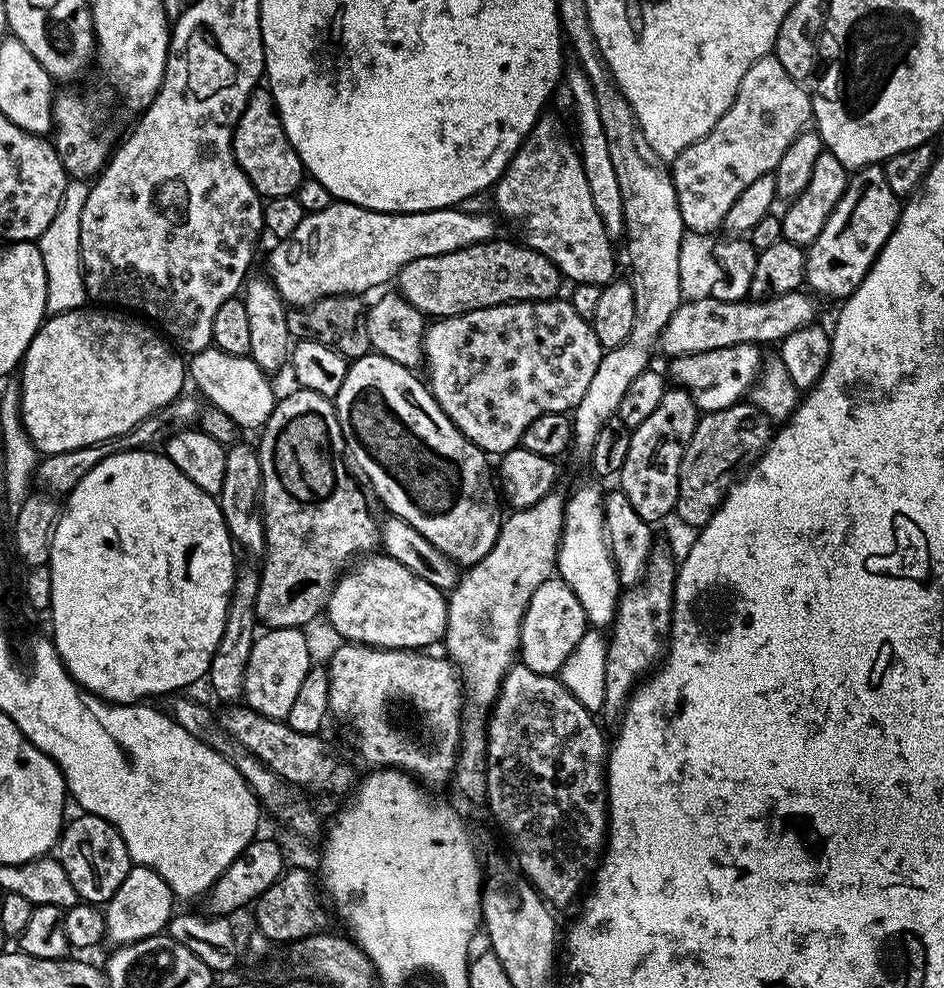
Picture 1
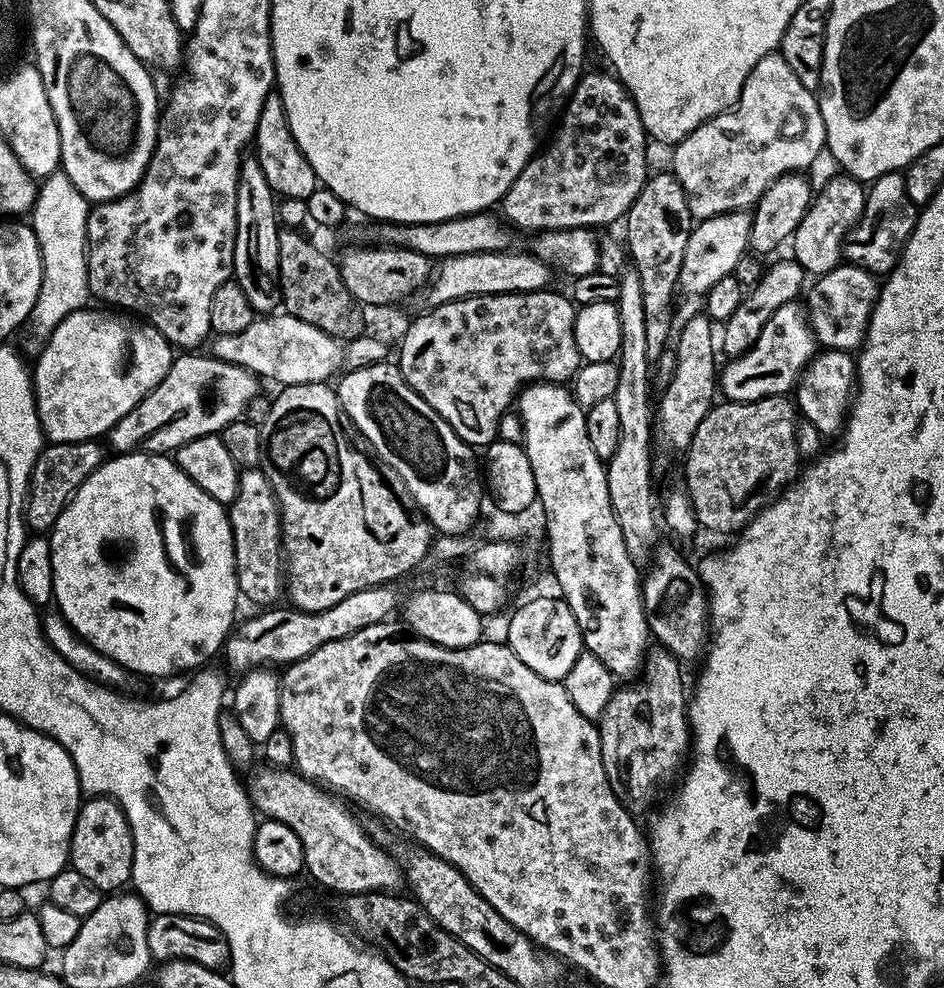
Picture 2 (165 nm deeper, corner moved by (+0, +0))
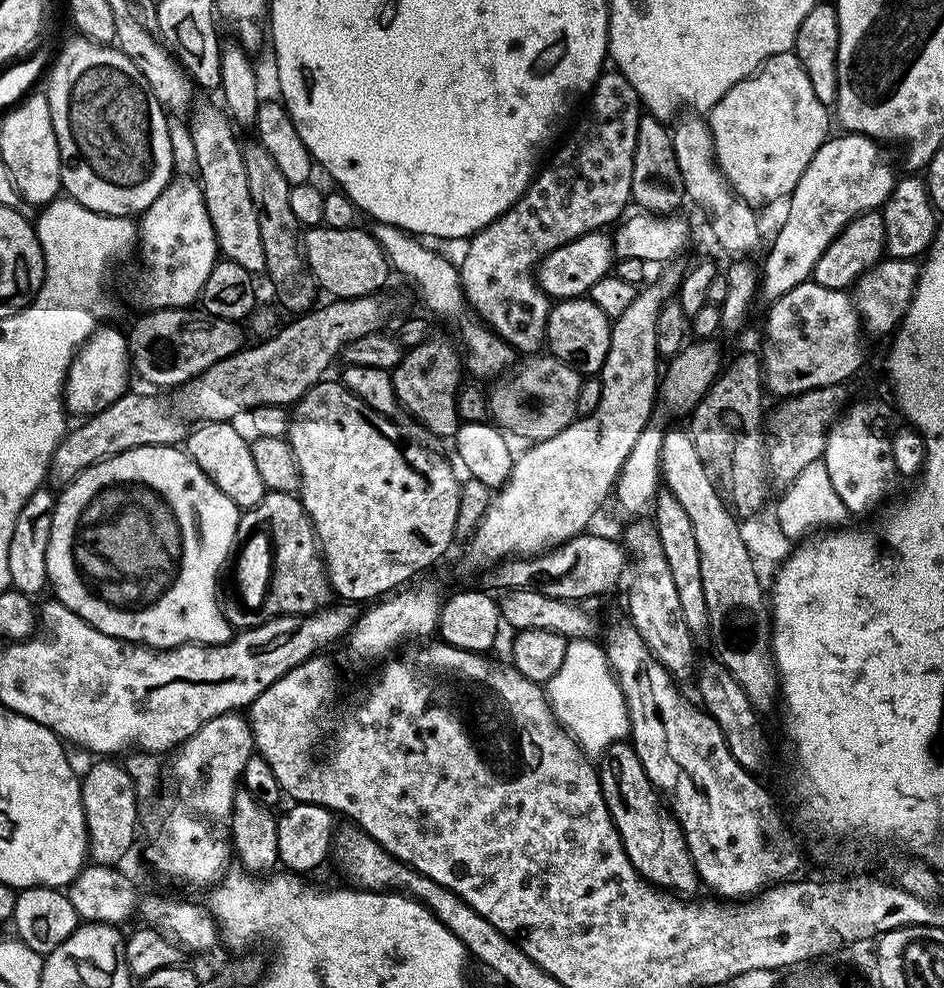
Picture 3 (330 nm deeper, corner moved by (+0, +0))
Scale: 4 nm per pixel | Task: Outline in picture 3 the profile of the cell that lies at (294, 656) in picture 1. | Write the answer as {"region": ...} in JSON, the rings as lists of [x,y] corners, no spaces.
{"region":[[[239,711],[227,712],[218,718],[210,718],[206,726],[199,728],[189,740],[179,745],[176,754],[172,760],[172,784],[176,787],[176,804],[166,805],[164,813],[157,818],[156,825],[149,830],[144,856],[154,871],[161,872],[180,884],[207,889],[217,883],[229,867],[230,844],[226,839],[226,825],[232,814],[238,781],[243,777],[247,760],[254,755],[252,731],[247,719]]]}

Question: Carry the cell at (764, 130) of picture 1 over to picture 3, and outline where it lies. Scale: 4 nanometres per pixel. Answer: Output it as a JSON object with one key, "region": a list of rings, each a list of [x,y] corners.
{"region":[[[791,51],[774,54],[766,63],[760,65],[751,76],[746,77],[742,82],[738,82],[730,90],[726,90],[726,94],[713,106],[711,112],[707,113],[706,121],[710,131],[712,131],[716,164],[724,179],[727,180],[729,187],[748,205],[763,206],[768,202],[773,202],[774,198],[792,195],[794,186],[798,186],[798,178],[802,178],[806,166],[810,166],[810,158],[814,158],[814,154],[818,154],[818,150],[824,145],[825,140],[829,139],[828,116],[830,120],[829,105],[818,102],[818,97],[814,95],[814,90],[810,86],[810,78],[806,78],[806,70],[802,70],[802,62],[798,62],[795,51]]]}

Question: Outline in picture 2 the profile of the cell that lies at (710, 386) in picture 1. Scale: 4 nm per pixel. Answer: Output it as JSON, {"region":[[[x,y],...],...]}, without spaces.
{"region":[[[793,302],[790,304],[783,304],[774,312],[772,317],[770,318],[770,322],[766,322],[766,326],[762,330],[762,334],[758,338],[758,342],[754,342],[754,346],[750,350],[746,350],[743,356],[738,356],[727,361],[728,365],[723,365],[722,371],[718,376],[718,384],[722,389],[723,395],[724,392],[729,401],[735,402],[737,404],[745,404],[746,402],[750,402],[751,400],[761,400],[762,398],[766,398],[767,396],[782,396],[788,393],[791,393],[793,389],[796,387],[796,381],[799,380],[800,376],[803,375],[805,368],[808,367],[808,364],[811,363],[812,357],[816,355],[818,351],[818,341],[816,339],[815,333],[812,332],[812,324],[808,321],[808,309],[805,307],[803,303]]]}

